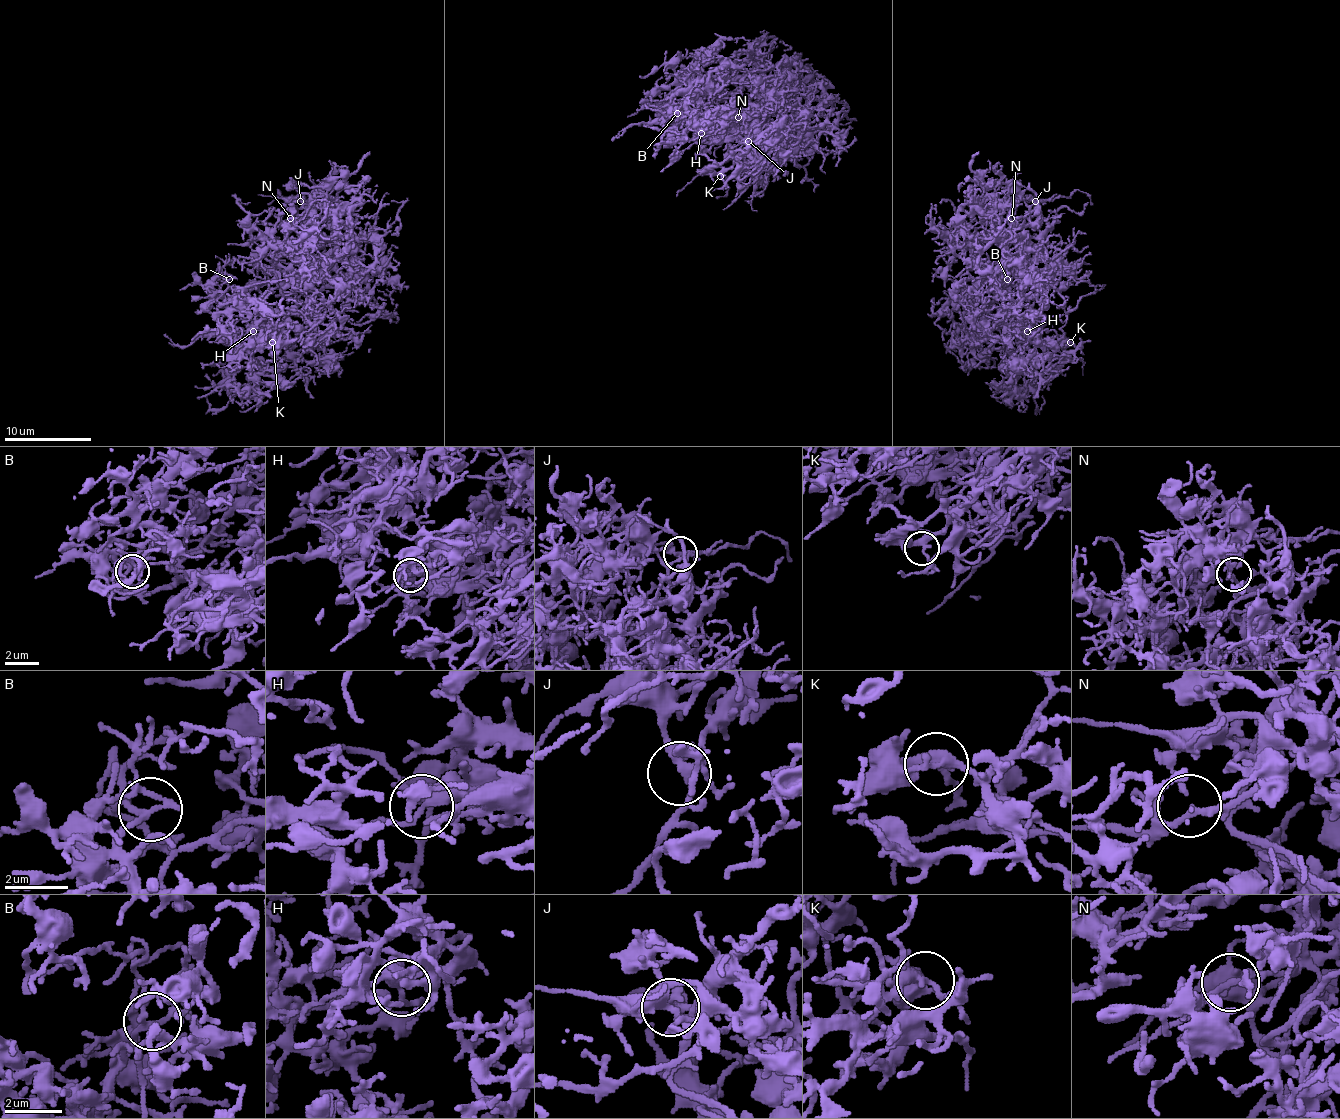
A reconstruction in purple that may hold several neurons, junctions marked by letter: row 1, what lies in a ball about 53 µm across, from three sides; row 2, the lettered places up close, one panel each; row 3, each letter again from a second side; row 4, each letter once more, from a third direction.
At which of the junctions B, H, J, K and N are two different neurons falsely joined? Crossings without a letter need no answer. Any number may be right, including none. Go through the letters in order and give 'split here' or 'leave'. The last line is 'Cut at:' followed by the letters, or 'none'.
B: leave
H: leave
J: leave
K: leave
N: leave
Cut at: none

